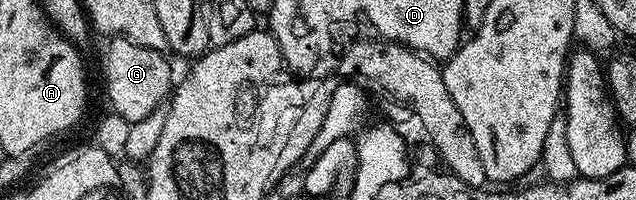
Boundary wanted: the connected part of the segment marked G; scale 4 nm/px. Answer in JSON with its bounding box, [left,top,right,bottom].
[105,35,174,123]

